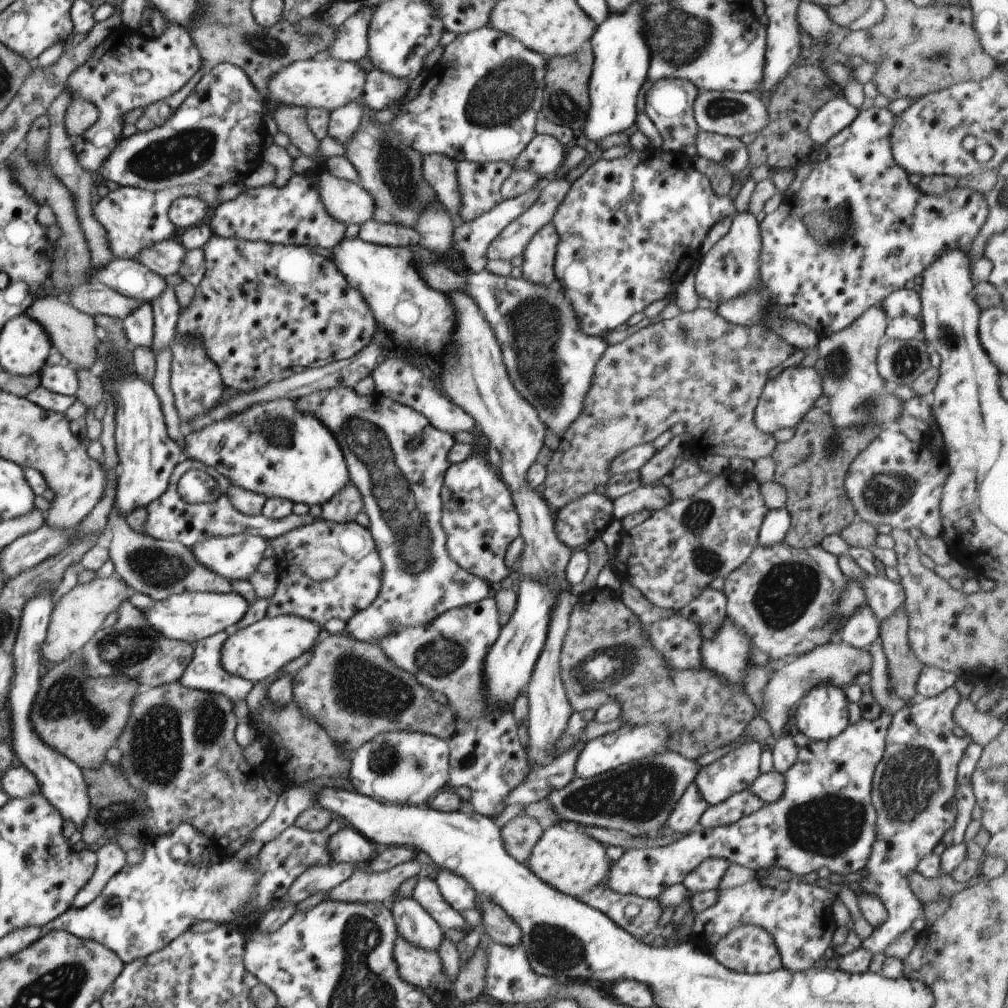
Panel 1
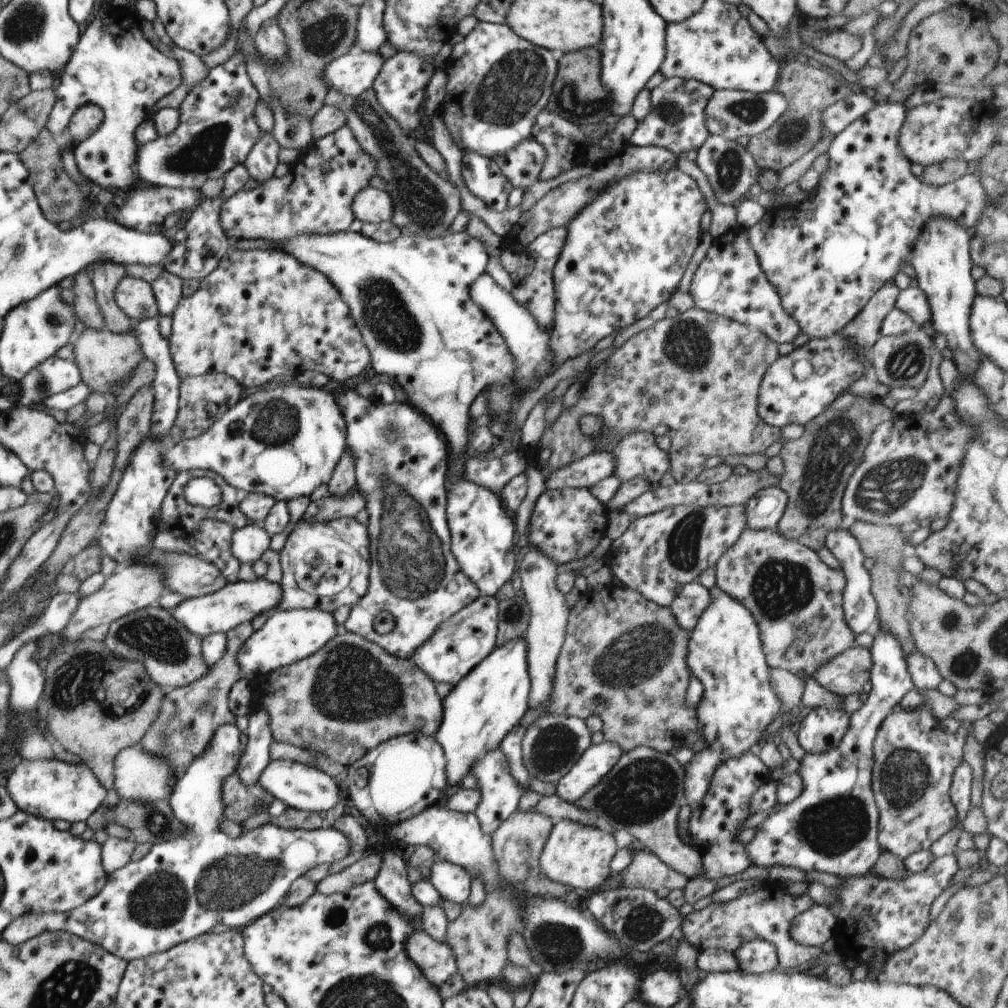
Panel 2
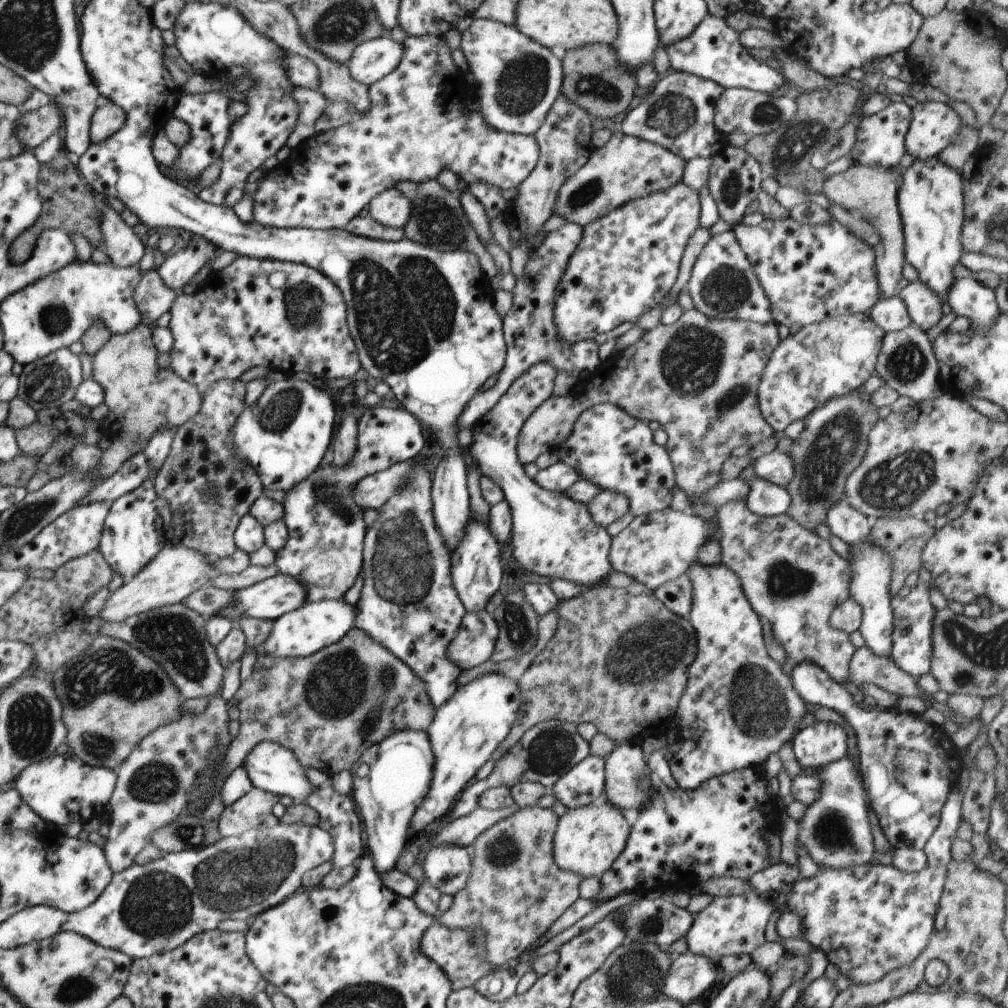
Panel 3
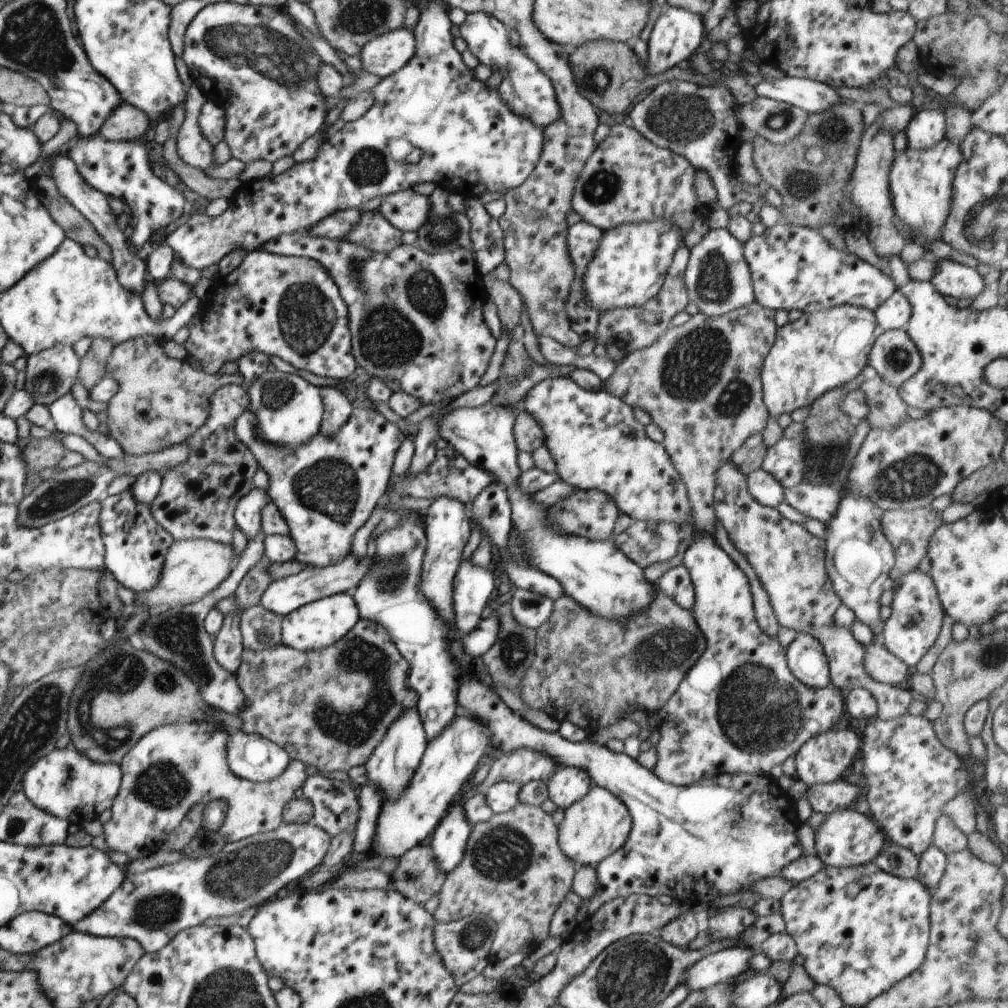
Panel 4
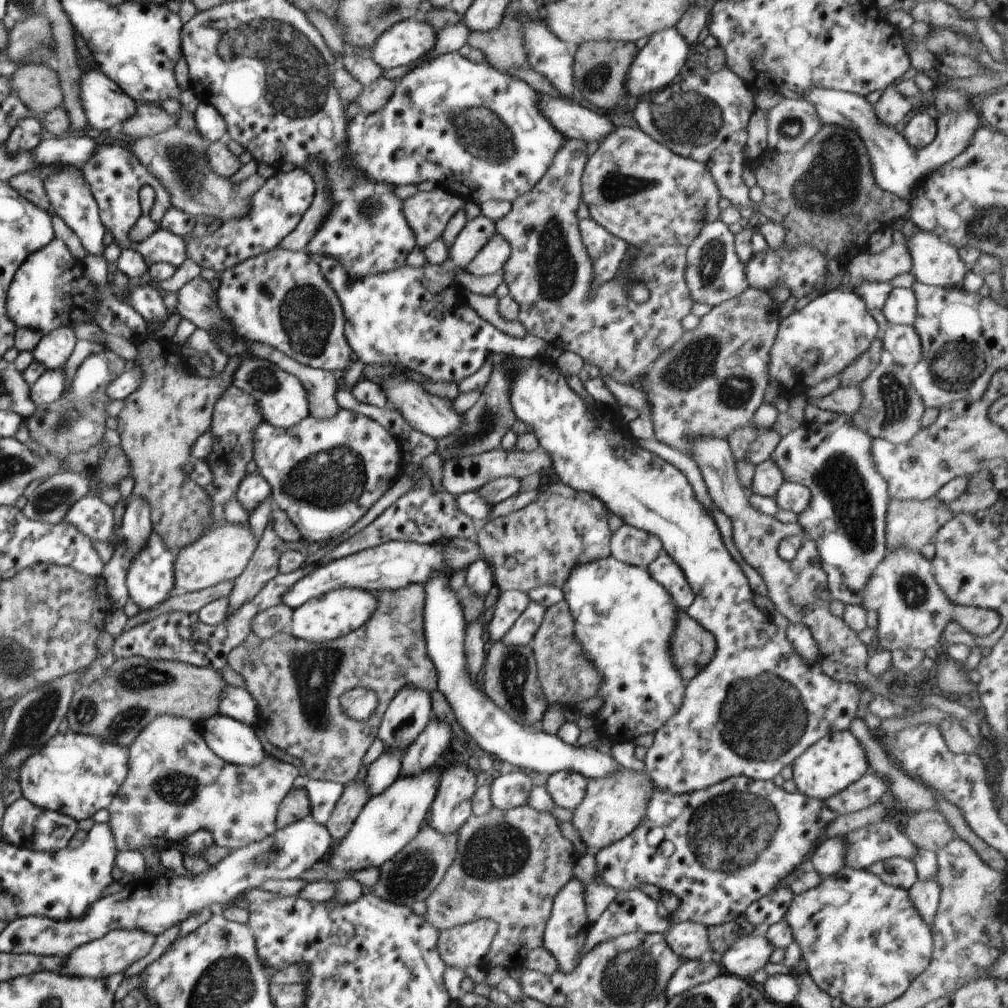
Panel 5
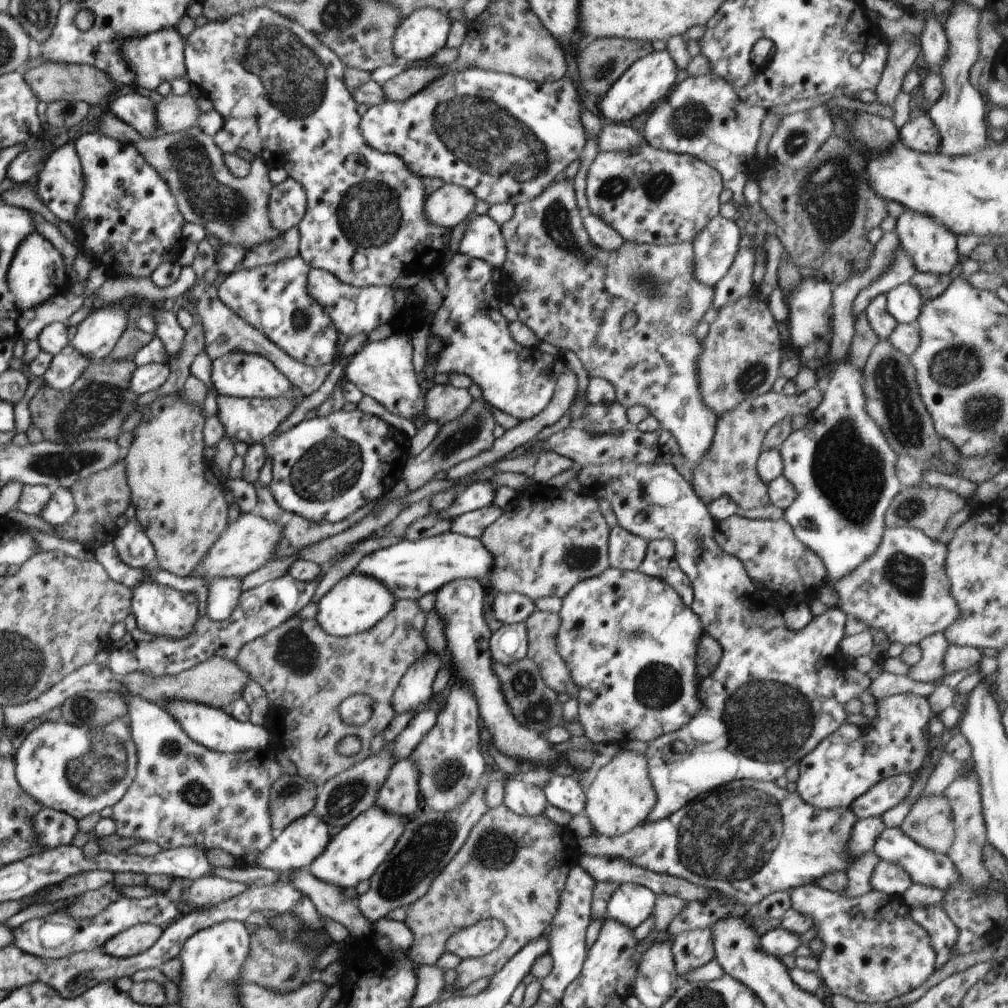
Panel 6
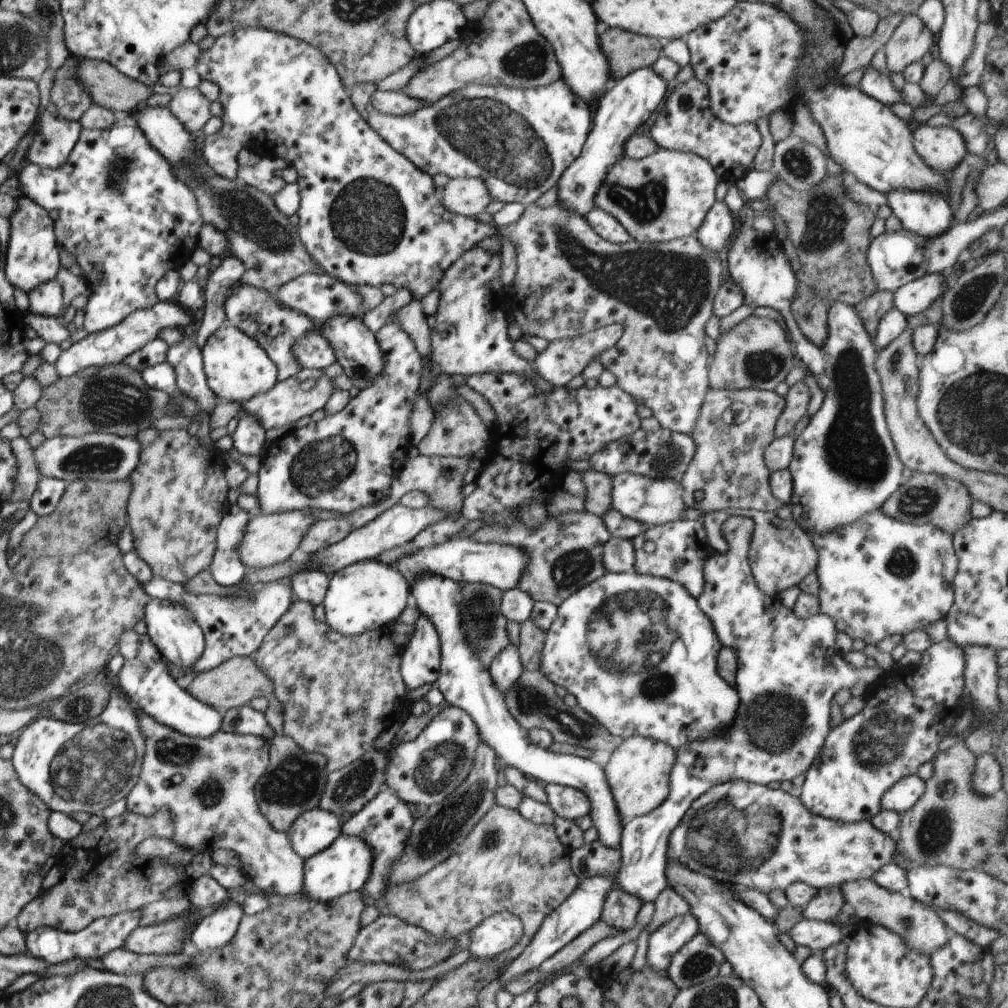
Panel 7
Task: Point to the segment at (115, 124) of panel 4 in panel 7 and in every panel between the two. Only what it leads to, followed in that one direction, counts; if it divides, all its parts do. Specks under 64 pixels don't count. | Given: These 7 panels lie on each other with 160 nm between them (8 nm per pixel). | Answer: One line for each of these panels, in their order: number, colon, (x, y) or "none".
5: (149, 119)
6: (175, 113)
7: (189, 105)

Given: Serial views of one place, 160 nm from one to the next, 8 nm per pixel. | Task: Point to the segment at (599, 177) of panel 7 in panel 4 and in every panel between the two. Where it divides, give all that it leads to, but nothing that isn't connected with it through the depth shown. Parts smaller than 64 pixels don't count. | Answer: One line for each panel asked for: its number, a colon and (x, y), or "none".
4: (677, 33)
5: (657, 65)
6: (649, 80)

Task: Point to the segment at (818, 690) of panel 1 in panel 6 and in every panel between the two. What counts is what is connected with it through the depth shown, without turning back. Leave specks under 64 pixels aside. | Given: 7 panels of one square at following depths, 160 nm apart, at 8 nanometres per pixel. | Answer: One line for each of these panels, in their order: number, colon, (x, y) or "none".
2: (821, 730)
3: (820, 743)
4: (823, 759)
5: (824, 769)
6: (850, 761)

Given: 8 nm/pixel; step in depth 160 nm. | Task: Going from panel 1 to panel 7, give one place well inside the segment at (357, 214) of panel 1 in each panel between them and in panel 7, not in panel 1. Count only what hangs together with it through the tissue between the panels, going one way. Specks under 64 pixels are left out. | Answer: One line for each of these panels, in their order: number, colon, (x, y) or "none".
2: (371, 205)
3: (391, 208)
4: (407, 210)
5: (427, 213)
6: (447, 207)
7: (468, 196)

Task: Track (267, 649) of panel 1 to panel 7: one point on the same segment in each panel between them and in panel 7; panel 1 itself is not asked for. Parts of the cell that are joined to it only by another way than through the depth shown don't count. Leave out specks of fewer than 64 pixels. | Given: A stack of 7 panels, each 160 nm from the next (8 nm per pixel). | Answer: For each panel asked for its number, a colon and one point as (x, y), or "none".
2: (288, 636)
3: (315, 625)
4: (319, 624)
5: (325, 618)
6: (356, 603)
7: (367, 595)

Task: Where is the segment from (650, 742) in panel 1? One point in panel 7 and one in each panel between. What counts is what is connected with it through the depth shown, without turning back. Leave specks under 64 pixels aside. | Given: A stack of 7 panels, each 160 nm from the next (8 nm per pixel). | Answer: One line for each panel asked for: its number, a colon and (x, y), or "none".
2: (596, 761)
3: (581, 785)
4: (569, 784)
5: (567, 788)
6: (564, 792)
7: (569, 802)

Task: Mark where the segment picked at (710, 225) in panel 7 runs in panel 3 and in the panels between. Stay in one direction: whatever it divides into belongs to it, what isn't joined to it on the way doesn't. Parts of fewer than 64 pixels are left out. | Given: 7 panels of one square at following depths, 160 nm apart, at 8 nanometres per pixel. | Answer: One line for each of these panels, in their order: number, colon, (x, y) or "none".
3: (723, 285)
4: (718, 280)
5: (714, 273)
6: (715, 248)

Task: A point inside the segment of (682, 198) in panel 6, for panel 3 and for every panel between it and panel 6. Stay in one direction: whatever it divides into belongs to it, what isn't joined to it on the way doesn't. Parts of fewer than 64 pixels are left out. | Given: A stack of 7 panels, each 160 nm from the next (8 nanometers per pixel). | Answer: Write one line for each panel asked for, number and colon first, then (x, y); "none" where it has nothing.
3: (625, 168)
4: (627, 179)
5: (639, 190)

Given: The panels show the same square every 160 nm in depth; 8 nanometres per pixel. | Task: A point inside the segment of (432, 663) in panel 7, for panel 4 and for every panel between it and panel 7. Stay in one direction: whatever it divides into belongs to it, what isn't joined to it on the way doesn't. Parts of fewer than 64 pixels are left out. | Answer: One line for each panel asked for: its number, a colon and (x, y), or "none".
4: (390, 767)
5: (408, 713)
6: (414, 694)

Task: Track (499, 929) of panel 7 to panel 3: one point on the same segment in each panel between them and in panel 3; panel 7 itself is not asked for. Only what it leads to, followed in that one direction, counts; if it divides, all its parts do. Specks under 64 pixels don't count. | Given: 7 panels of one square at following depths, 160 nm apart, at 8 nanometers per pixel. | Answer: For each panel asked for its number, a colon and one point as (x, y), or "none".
3: (461, 953)
4: (464, 945)
5: (467, 944)
6: (481, 938)

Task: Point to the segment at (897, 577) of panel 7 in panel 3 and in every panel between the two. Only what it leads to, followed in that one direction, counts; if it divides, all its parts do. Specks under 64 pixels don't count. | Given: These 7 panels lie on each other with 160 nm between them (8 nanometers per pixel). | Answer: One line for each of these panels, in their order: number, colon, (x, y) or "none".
3: (912, 646)
4: (916, 620)
5: (913, 611)
6: (903, 589)

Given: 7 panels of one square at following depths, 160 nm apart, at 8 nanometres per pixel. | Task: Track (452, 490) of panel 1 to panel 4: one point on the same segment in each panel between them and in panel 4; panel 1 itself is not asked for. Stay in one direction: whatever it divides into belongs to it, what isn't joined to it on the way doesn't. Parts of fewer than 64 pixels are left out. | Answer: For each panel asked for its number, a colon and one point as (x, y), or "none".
2: (482, 533)
3: (476, 572)
4: (474, 587)

